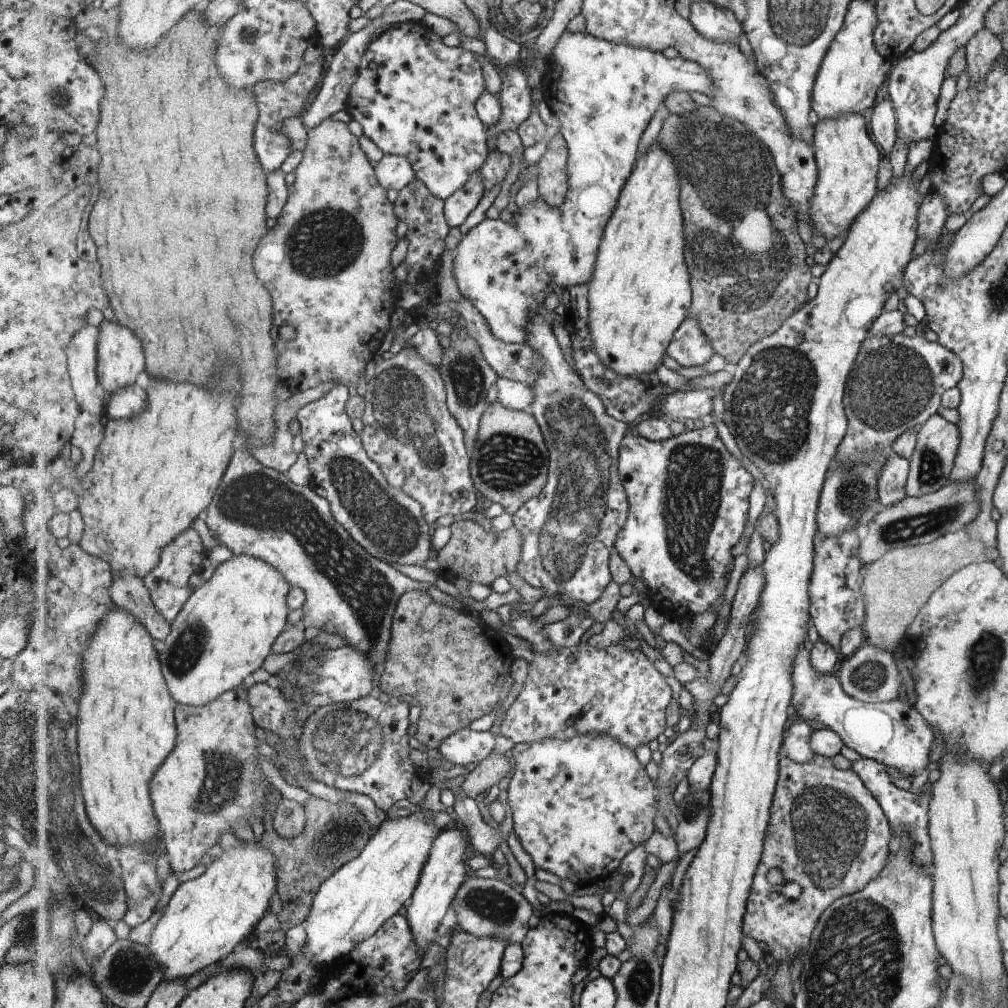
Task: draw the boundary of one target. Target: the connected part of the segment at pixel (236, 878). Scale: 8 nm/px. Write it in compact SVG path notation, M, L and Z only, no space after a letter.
M239 841L239 847L224 851L219 857L206 862L206 870L199 877L181 883L172 894L159 923L151 936L150 950L163 962L168 980L189 980L205 968L220 965L238 951L243 942L252 936L270 910L273 894L279 893L279 872L275 856L261 848L259 842L254 846Z

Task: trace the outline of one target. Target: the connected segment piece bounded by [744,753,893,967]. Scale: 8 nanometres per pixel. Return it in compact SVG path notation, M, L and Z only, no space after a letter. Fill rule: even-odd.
M815 754L807 763L797 763L790 757L780 761L780 780L774 796L772 819L764 845L764 855L757 870L752 892L748 899L748 912L744 917L744 936L754 939L764 954L770 954L779 965L801 958L812 944L813 930L817 928L821 916L838 899L846 895L862 892L884 870L889 860L888 846L893 841L891 826L881 811L881 804L868 790L868 786L853 770L841 771L833 767L828 757ZM771 866L785 872L787 880L797 882L802 893L796 900L769 893L767 874Z

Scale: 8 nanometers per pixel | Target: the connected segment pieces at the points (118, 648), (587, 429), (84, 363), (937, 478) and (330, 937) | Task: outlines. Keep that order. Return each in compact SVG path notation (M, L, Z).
M115 608L101 623L96 640L84 652L84 658L85 696L79 700L77 724L86 812L109 848L135 847L154 854L163 834L152 800L152 781L176 750L178 740L177 702L169 693L155 640L131 614Z
M537 313L530 316L530 322L526 327L527 343L542 357L544 363L536 382L529 386L534 394L530 412L547 441L551 462L544 492L526 503L513 516L514 527L522 535L522 554L517 573L529 585L543 588L545 596L560 595L566 607L584 607L599 600L601 592L613 581L610 560L630 510L620 478L620 451L624 437L632 426L609 416L601 398L587 389L580 375L571 368L572 364L567 362L568 358L559 346L552 324Z
M88 324L76 333L68 348L68 370L76 400L82 411L99 417L107 408L97 373L100 335L100 326Z
M931 416L919 428L911 459L908 461L905 495L921 497L937 491L947 484L958 448L958 429L944 419L944 416Z
M424 810L415 811L404 818L382 818L382 825L377 834L367 844L364 852L345 867L330 877L317 894L313 904L313 912L310 913L309 927L307 928L307 945L305 955L293 958L292 966L285 971L285 976L279 984L279 1002L295 1005L300 1002L311 990L311 980L320 968L318 963L336 963L341 957L347 957L357 947L357 944L372 938L395 914L404 910L414 896L417 886L420 884L422 873L430 860L430 853L436 843L436 839L443 832L434 822L435 812Z

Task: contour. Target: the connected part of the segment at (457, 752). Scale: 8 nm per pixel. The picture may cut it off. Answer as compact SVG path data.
M465 728L449 736L438 750L454 765L481 764L494 752L497 735Z

